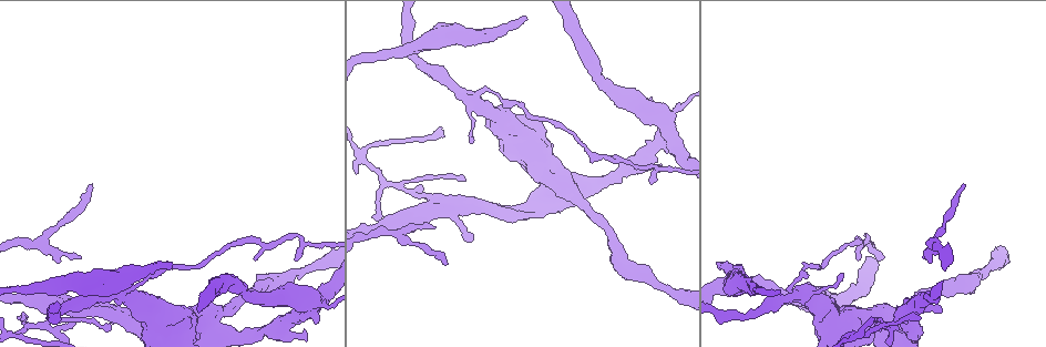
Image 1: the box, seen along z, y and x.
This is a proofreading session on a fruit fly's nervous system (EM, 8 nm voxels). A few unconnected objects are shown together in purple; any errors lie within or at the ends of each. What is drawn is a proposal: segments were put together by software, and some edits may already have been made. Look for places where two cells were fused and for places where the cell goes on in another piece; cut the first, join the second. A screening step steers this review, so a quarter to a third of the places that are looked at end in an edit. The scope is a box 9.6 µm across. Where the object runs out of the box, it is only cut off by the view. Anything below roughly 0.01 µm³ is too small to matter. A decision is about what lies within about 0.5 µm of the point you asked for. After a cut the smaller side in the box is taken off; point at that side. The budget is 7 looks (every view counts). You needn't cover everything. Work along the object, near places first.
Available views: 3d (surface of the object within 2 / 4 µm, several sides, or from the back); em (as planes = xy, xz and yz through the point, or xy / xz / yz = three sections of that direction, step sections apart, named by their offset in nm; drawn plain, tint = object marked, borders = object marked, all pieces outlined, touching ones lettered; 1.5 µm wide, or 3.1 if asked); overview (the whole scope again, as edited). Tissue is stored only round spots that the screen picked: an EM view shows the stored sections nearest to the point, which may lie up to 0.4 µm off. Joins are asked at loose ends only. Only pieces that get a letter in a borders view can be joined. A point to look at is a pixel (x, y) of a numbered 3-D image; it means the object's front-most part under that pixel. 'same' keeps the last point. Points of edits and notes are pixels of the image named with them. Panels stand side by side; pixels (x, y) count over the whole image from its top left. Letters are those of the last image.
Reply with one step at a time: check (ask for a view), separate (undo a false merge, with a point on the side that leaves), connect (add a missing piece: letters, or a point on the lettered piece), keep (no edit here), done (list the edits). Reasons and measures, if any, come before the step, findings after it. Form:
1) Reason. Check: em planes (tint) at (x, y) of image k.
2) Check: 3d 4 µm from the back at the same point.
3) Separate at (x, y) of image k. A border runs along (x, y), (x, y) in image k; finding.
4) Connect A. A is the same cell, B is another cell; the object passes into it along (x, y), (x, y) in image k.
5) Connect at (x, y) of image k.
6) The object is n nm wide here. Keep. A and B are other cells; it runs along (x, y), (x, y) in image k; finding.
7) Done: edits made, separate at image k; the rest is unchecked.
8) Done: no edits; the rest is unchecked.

Thick turns thin. Check: em xz step 4 (tint) at (128, 276) of image 1.

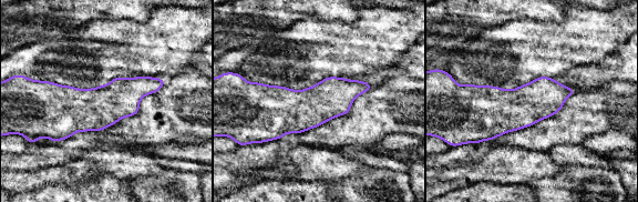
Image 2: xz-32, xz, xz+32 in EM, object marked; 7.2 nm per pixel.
Check: em xz step 4 (borders) at the same point.

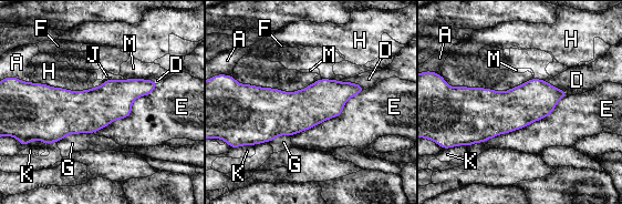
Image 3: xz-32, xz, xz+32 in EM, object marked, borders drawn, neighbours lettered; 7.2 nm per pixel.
The longest contact is with E, 700 nm. Keep. A, D, E, F, G, H, J, K and M are other cells; a border runs along (93, 132), (69, 133), (56, 143) in image 3; one cell here.

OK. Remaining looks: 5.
Check: em planes (tint) at (116, 315) of image 1.

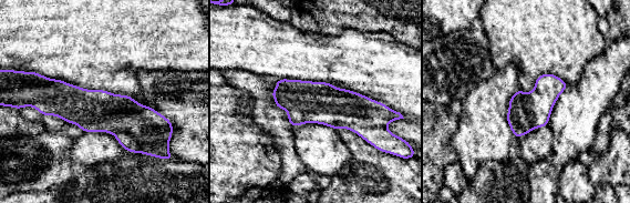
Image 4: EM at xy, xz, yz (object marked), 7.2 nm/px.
Check: em planes (borders) at the same point.

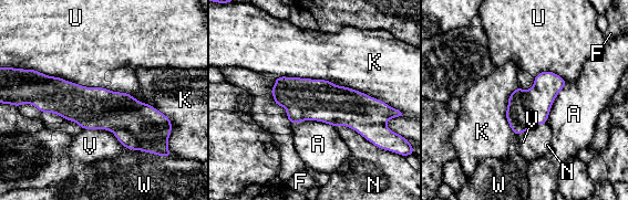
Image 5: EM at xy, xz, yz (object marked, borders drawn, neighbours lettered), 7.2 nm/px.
Keep. A, F, K, N, U, V and W are other cells; it runs along (35, 96), (165, 122) in image 5; continuous, no second cell.

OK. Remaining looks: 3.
Check: em xy step 8 (tint) at (887, 327) of image 1.

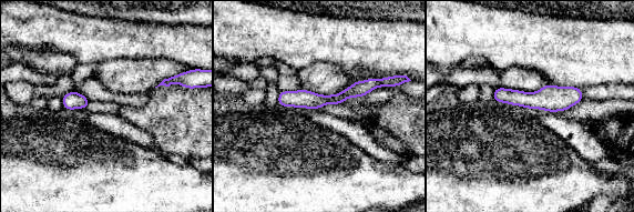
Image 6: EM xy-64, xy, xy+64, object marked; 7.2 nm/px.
Cut it another way. Check: em xz step 8 (borders) at the same point.

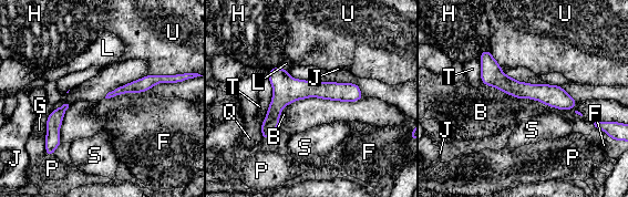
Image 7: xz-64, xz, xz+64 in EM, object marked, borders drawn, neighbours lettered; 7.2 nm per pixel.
The object is 130 nm wide here. Keep. B, F, G, H, J, L, P, Q, S, T and U are other cells; it runs along (359, 94), (292, 91), (264, 135) in image 7; continuous, no second cell.

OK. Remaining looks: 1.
Done: no edits; the rest is unchecked.

